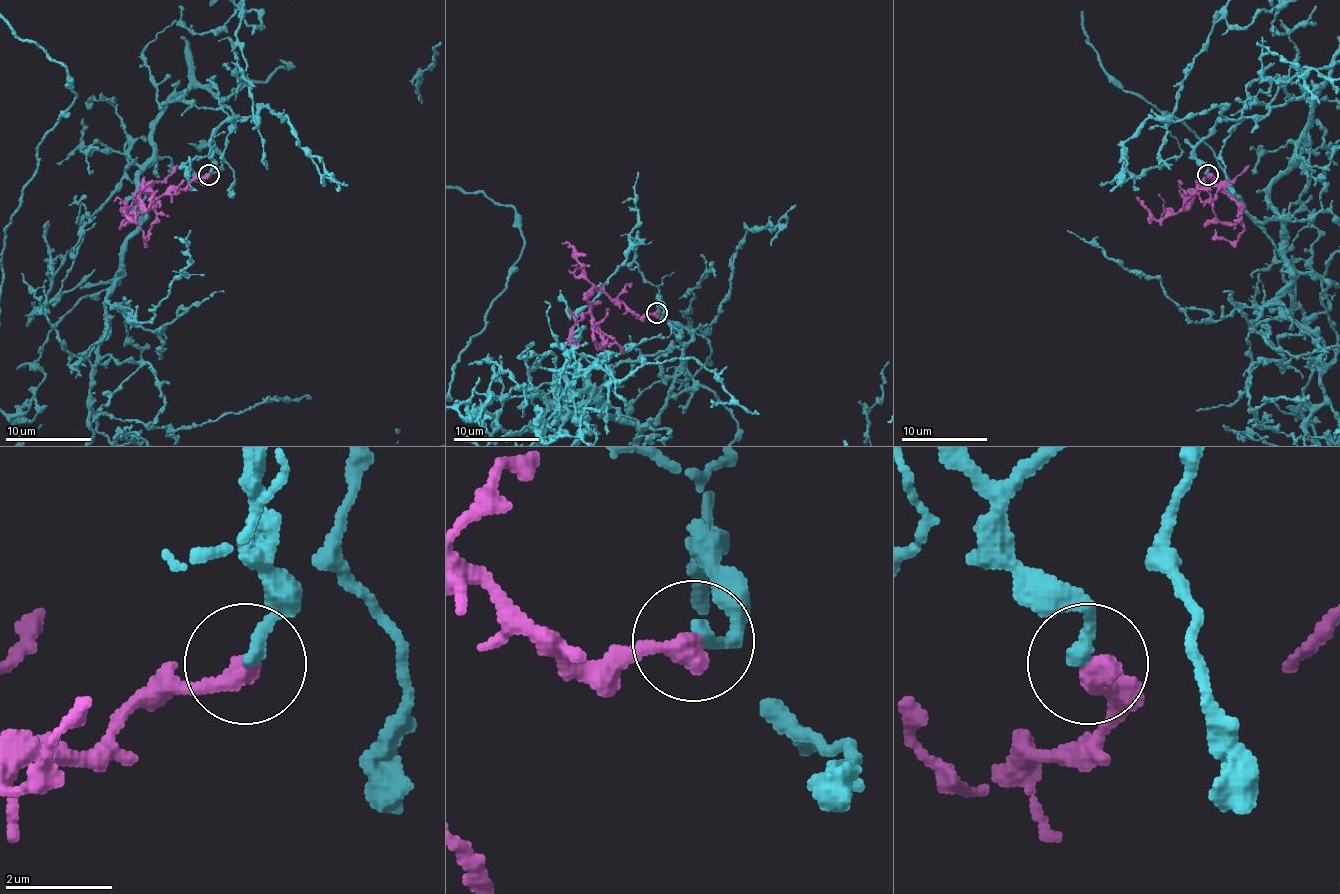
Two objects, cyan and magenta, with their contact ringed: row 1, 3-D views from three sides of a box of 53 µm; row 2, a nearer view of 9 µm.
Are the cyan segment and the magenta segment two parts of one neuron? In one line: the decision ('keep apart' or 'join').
join

